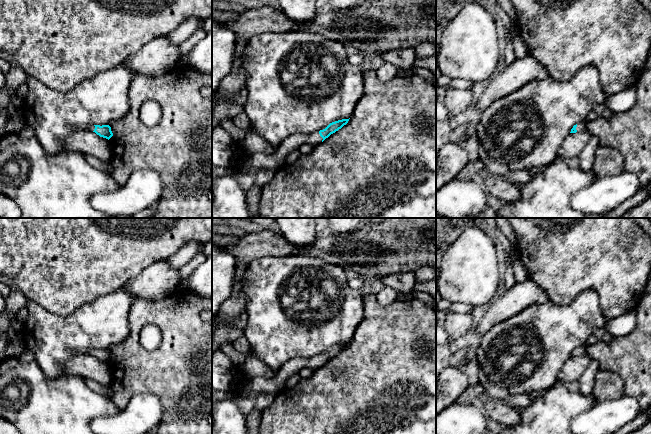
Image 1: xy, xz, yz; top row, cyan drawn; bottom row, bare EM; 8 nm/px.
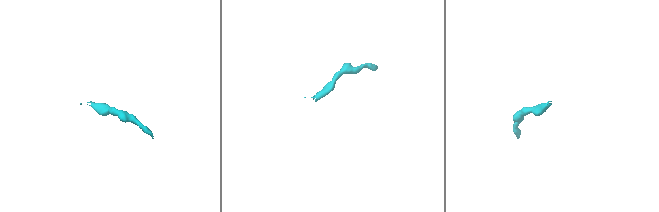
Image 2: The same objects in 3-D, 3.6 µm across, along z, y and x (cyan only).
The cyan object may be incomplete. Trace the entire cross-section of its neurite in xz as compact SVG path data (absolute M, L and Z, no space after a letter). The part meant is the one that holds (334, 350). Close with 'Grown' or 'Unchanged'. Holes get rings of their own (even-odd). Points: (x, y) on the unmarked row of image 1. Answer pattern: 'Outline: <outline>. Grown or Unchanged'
Outline: M342 343L332 346L325 353L315 355L311 358L294 358L289 360L276 372L273 378L256 376L249 379L237 396L239 399L245 399L255 392L278 394L286 389L286 381L289 377L299 374L304 368L317 370L331 358L346 349L348 345L349 343Z. Grown

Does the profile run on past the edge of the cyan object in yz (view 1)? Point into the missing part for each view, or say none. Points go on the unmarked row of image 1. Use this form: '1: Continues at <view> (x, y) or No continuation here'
1: Continues at yz (581, 351)

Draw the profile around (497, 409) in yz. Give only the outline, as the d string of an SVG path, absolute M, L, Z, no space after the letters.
M490 399L483 402L483 410L487 416L504 427L513 427L521 424L521 410L508 405L501 399Z

